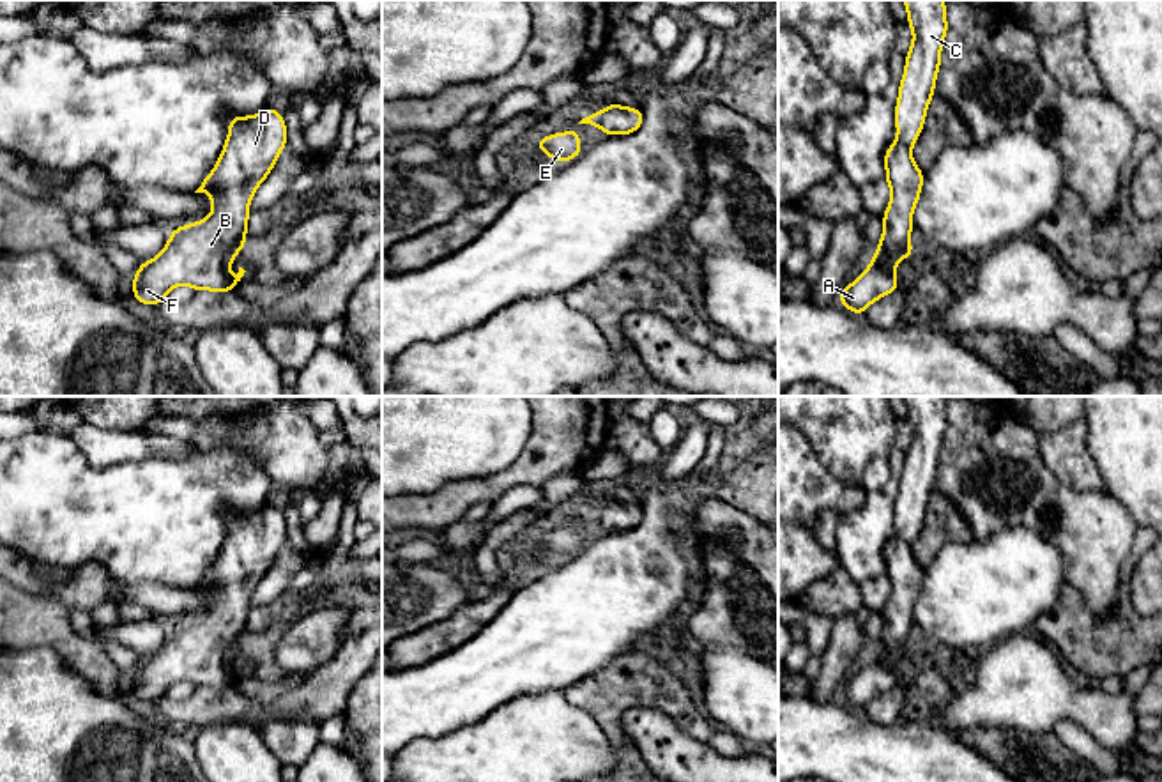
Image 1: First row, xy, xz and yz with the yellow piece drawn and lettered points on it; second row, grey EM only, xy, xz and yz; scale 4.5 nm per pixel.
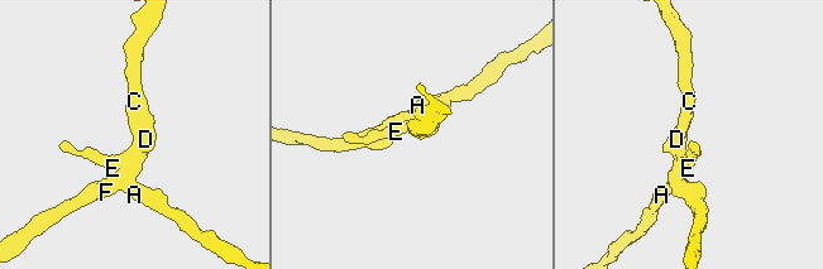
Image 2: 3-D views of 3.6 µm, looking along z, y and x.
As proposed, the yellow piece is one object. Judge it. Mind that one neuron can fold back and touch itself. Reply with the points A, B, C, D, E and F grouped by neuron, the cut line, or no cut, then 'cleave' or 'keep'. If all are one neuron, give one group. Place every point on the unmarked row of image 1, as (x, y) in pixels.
groups A B C D E F; cut none; keep

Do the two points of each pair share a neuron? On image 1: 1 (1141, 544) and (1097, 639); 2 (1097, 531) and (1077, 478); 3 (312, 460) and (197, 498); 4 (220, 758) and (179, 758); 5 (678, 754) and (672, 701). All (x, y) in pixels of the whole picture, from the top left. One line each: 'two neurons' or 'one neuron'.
1: one neuron
2: two neurons
3: two neurons
4: two neurons
5: two neurons

